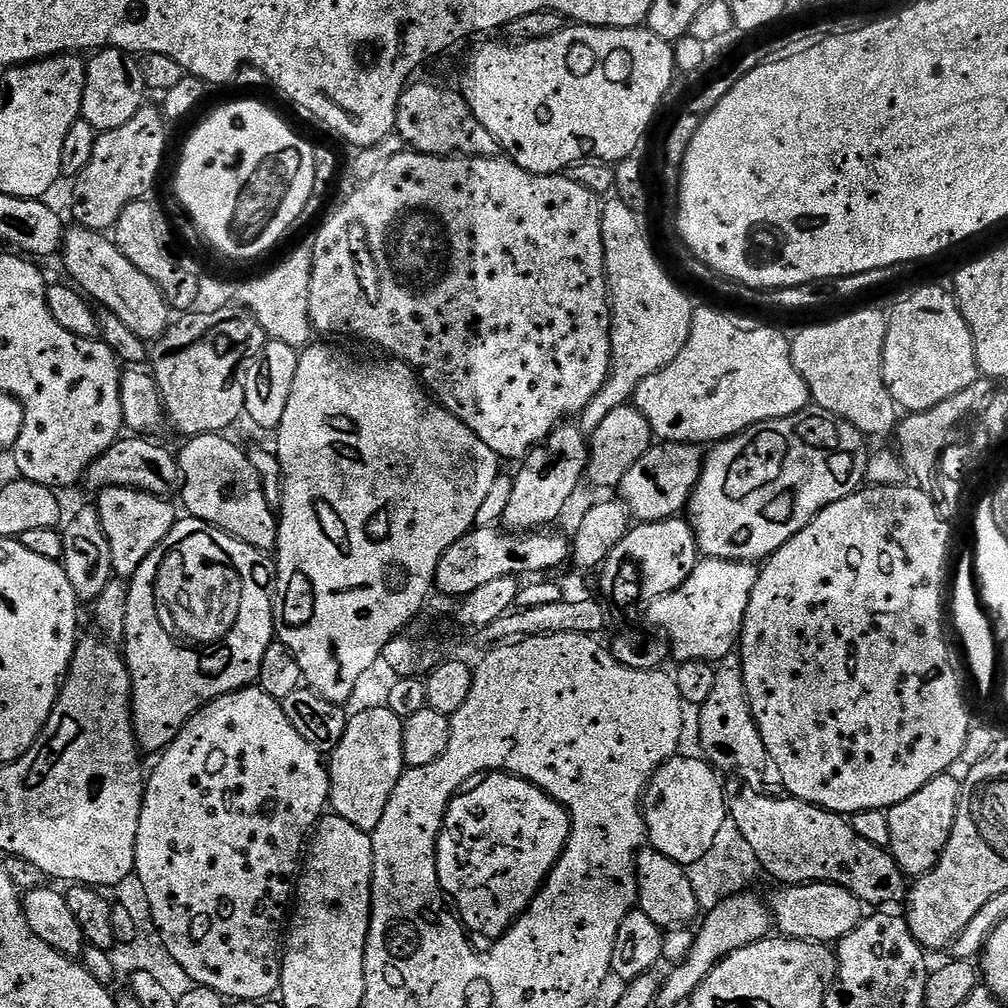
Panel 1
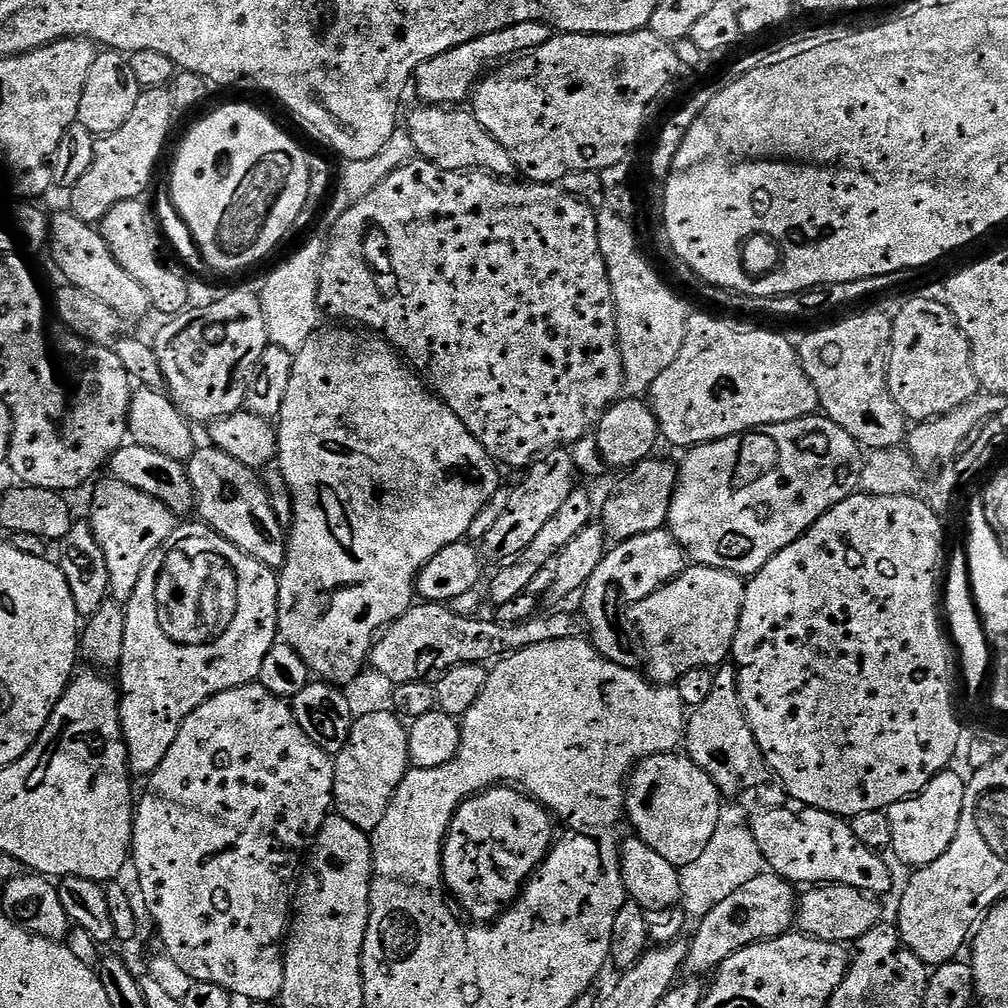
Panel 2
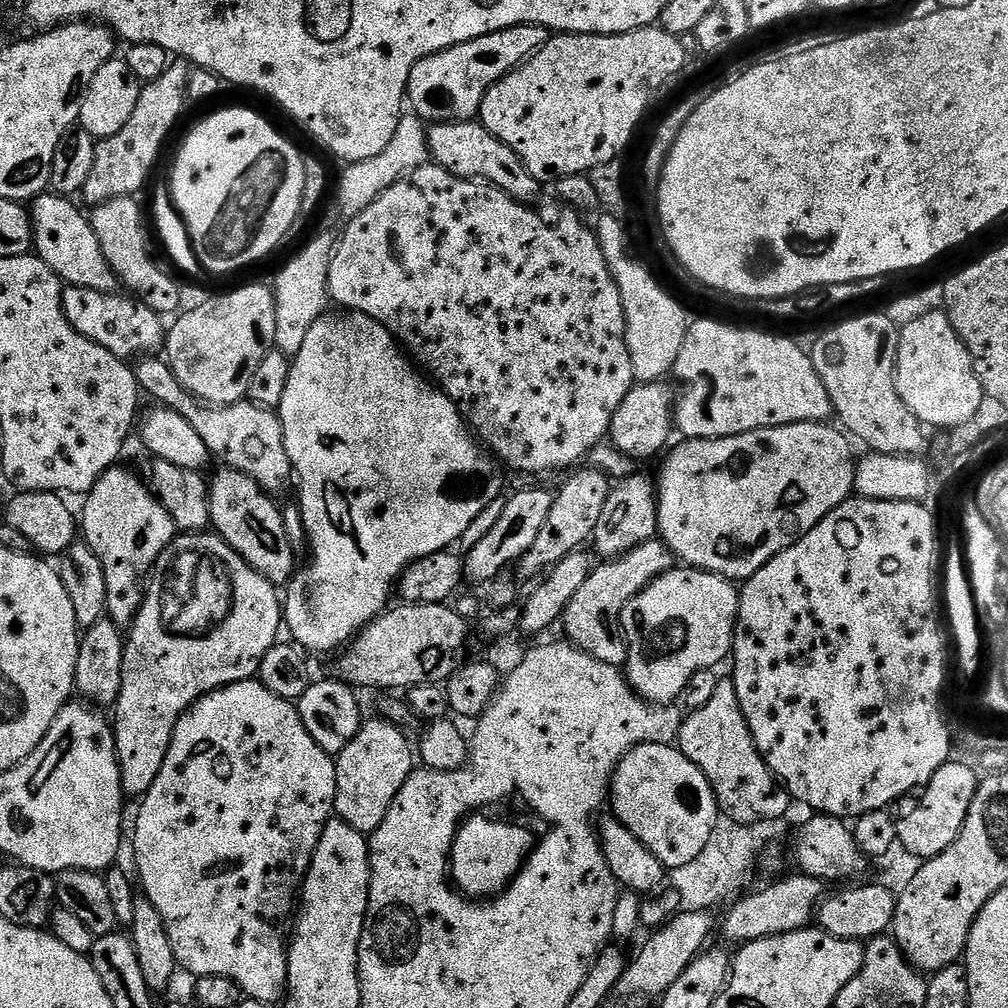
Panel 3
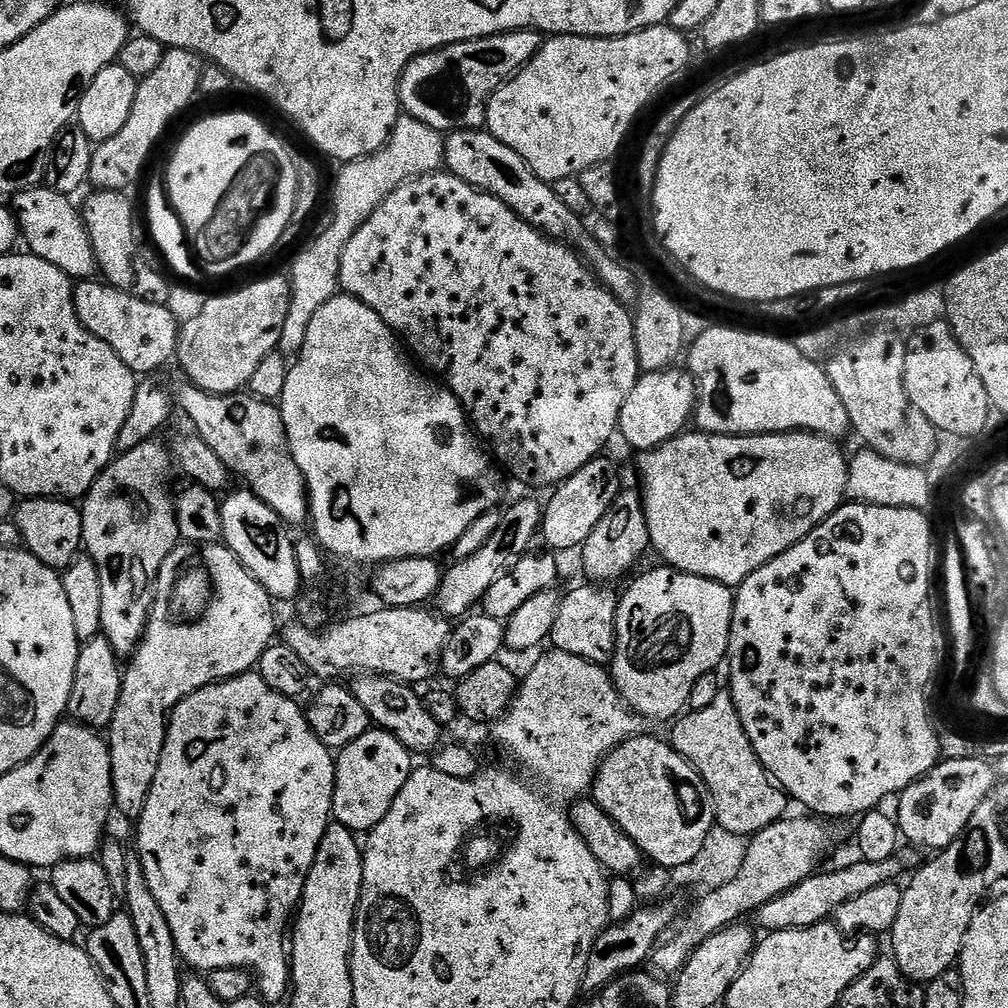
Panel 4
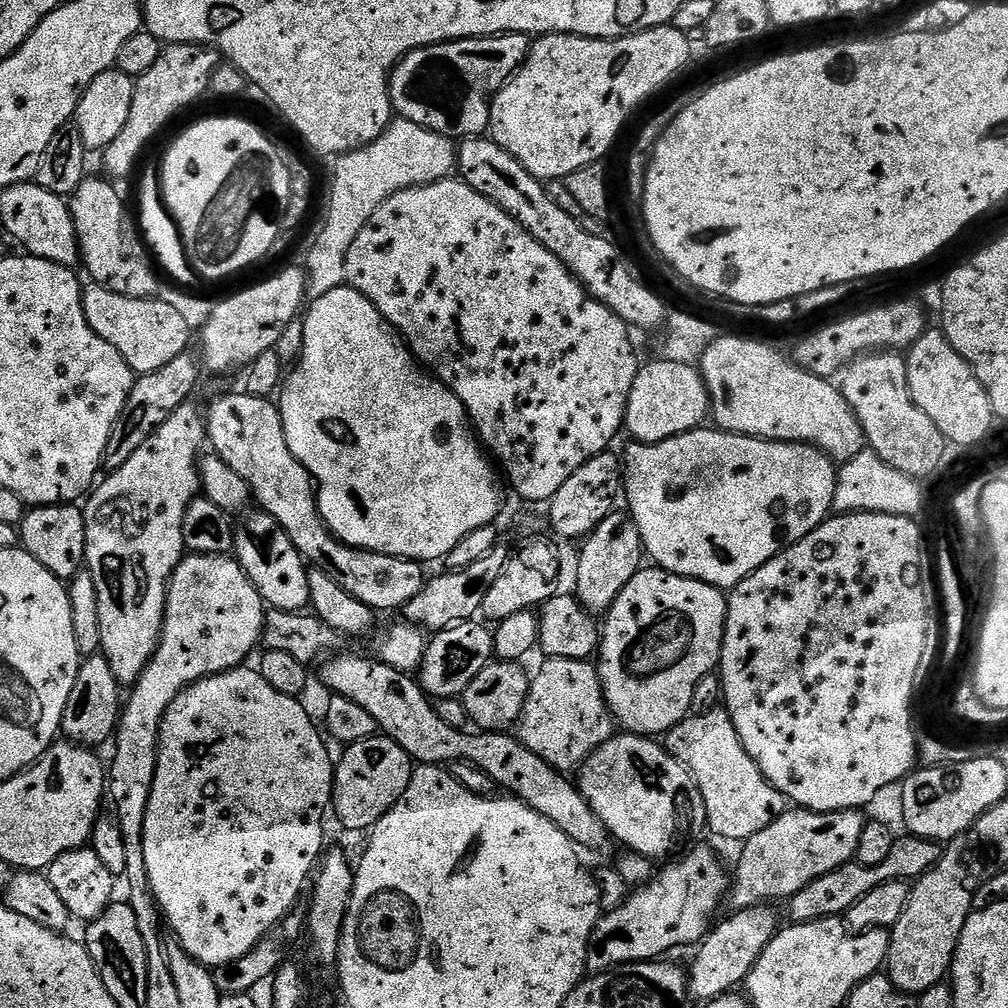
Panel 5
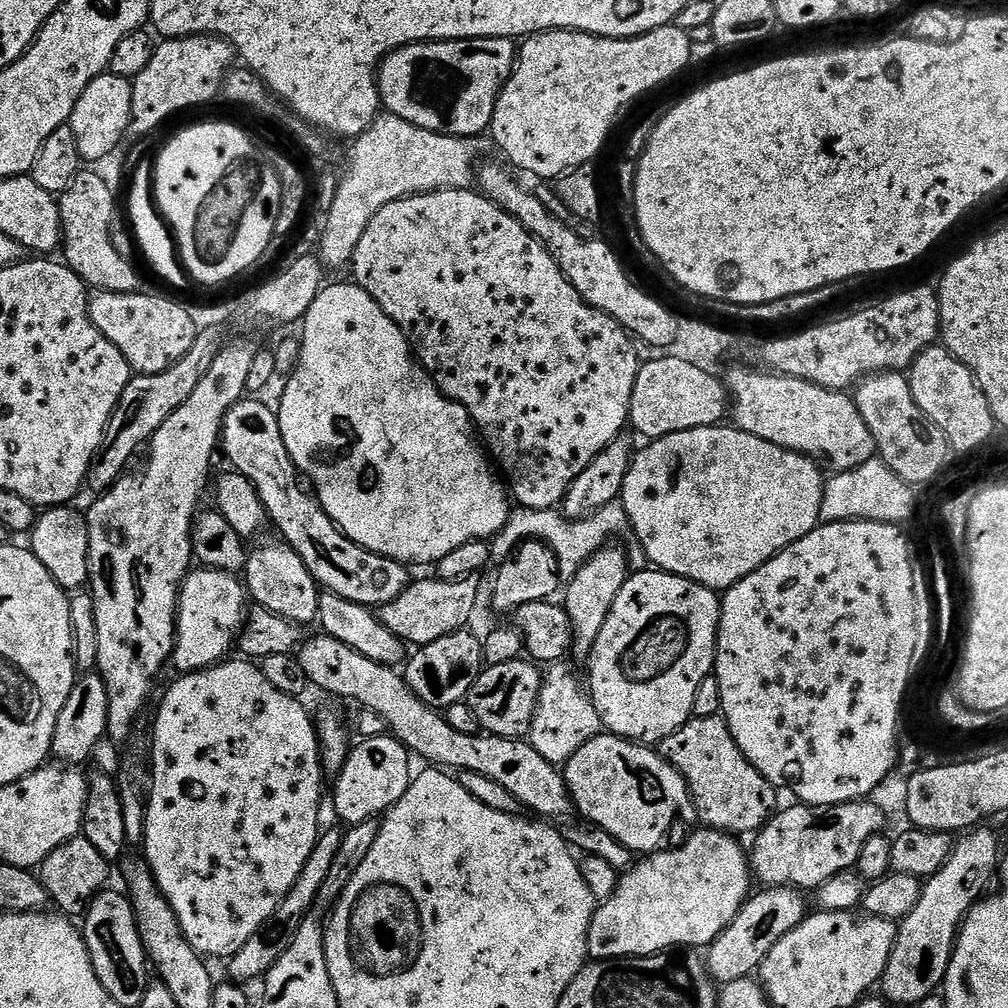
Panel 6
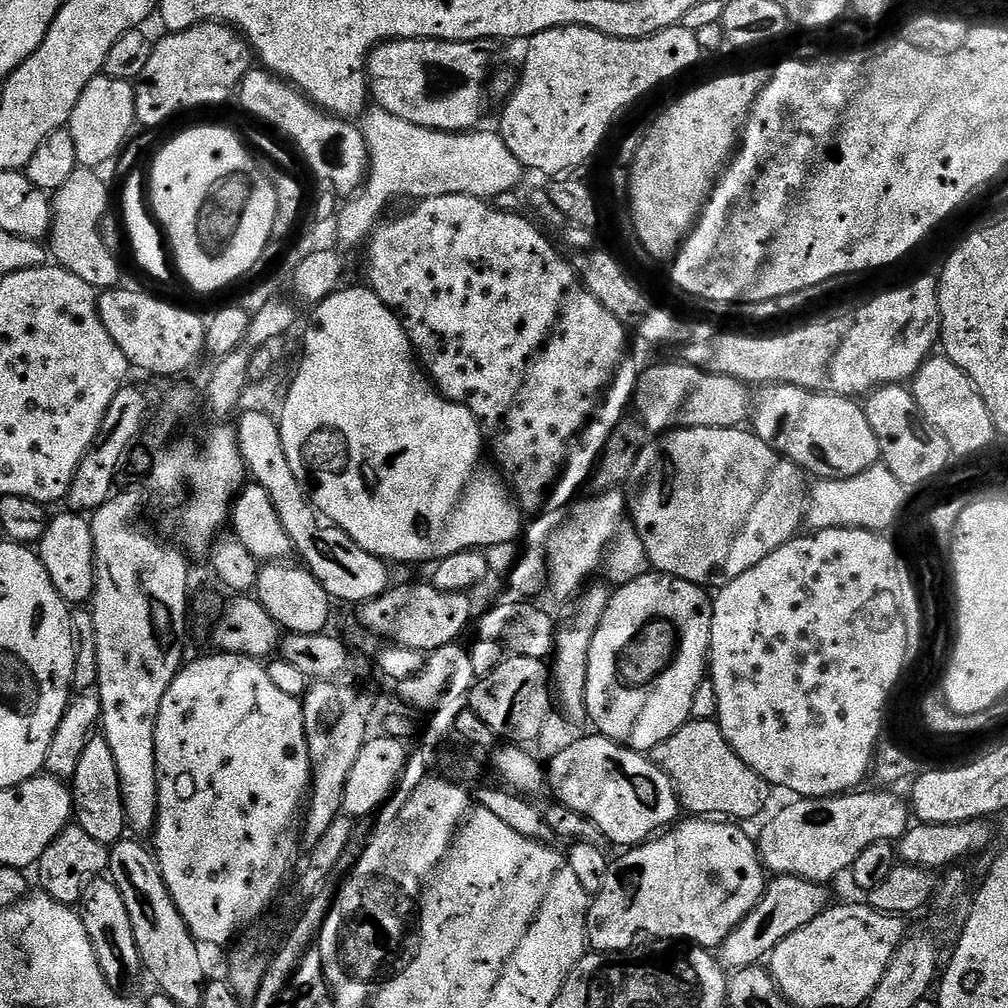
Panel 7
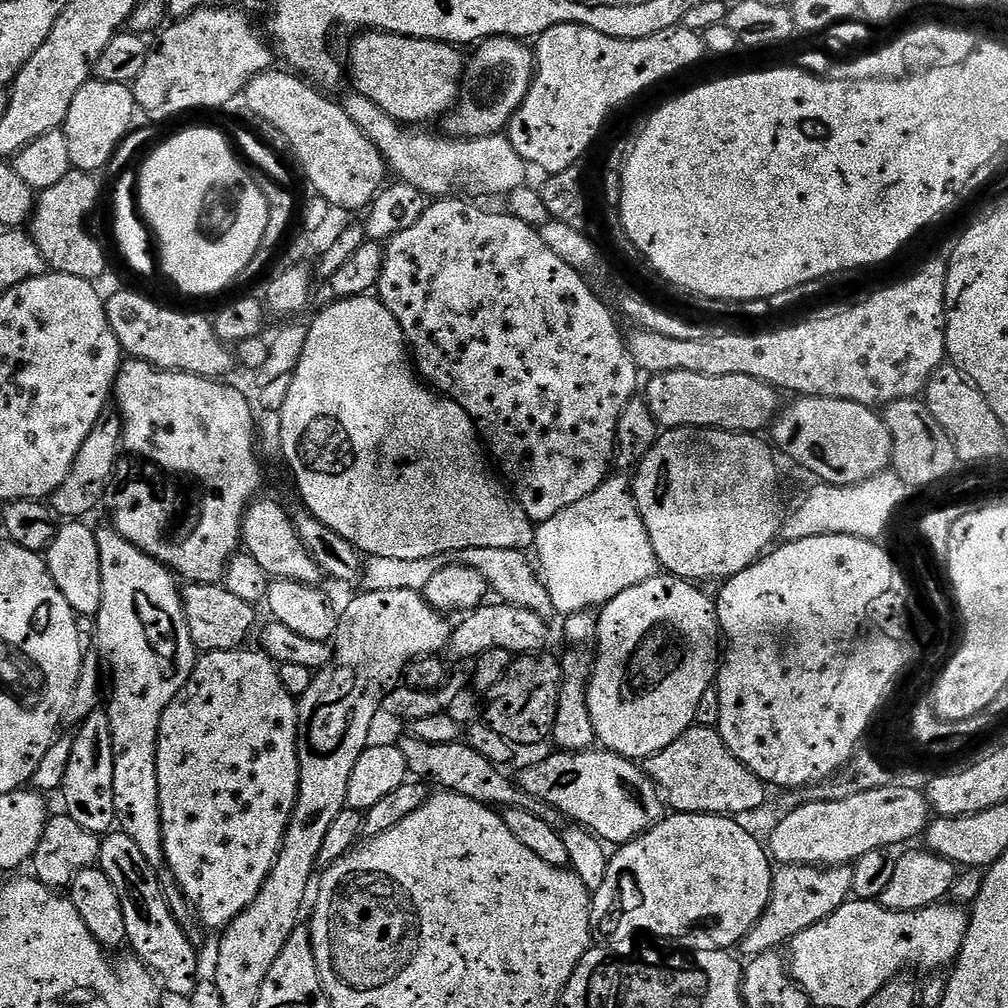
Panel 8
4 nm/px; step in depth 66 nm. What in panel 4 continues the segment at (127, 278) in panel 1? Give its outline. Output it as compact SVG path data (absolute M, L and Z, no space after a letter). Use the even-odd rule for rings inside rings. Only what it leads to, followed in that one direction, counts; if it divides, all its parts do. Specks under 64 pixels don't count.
M41 186L11 197L10 207L20 224L23 243L28 243L27 251L58 266L58 270L72 277L73 281L79 282L95 277L98 269L81 209L77 205L75 208L72 202L69 197L58 194L54 189Z

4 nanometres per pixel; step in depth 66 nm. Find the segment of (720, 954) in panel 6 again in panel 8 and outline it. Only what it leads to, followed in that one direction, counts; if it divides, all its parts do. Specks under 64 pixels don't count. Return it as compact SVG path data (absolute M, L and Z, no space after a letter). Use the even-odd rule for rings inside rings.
M786 864L772 874L770 902L758 922L740 941L739 951L751 958L779 949L780 943L790 942L802 930L822 922L834 910L847 904L852 896L852 869L848 866L817 866L814 864Z

